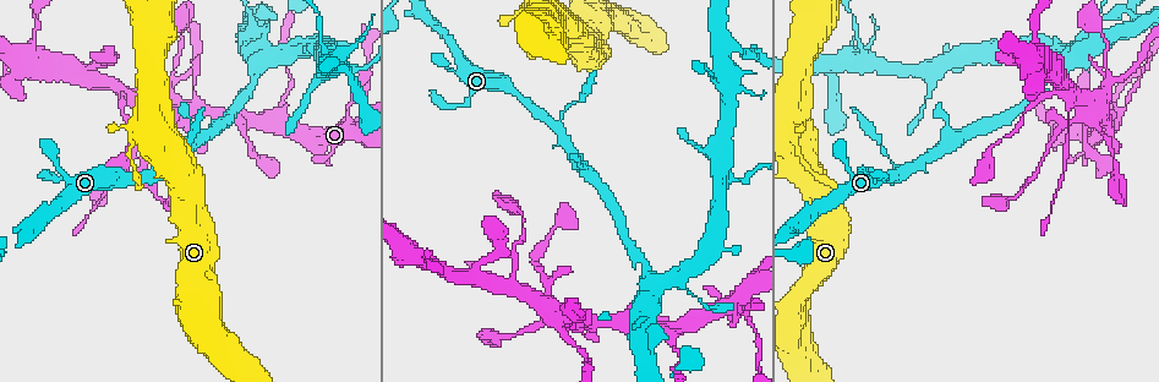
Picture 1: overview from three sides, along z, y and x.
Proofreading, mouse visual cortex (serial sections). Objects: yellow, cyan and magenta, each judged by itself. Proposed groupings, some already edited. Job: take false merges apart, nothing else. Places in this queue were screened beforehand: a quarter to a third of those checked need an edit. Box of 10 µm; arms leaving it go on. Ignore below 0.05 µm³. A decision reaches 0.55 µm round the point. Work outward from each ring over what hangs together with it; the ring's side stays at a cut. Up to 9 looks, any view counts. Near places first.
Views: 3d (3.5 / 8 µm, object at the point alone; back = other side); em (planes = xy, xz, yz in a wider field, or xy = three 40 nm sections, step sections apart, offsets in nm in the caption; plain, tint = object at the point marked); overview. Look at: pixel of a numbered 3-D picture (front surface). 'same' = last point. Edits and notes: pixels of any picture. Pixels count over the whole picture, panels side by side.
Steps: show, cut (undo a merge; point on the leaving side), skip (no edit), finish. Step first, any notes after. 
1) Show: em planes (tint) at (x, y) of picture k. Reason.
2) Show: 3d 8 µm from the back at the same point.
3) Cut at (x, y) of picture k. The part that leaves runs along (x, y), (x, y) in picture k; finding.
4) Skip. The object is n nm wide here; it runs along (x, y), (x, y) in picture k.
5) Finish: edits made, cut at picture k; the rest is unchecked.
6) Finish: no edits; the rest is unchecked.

Show: 3d 8 µm at (906, 171) of picture 1. Arms part here.

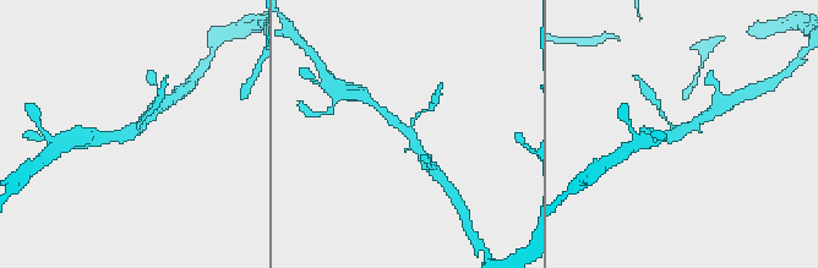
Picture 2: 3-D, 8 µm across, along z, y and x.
Show: em planes (tint) at the same point. 3 arms meet here; the arms are 100, 250, 300 nm wide; need the tissue.

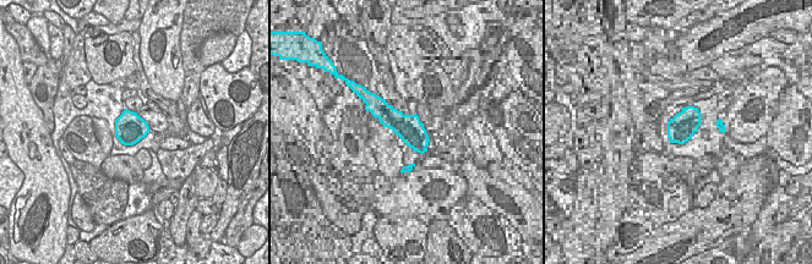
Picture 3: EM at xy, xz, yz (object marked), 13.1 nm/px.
Cut at (652, 96) of picture 2. The part that leaves runs along (671, 126), (648, 91) in picture 2; a second cell is stuck on.

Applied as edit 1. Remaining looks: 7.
Show: overview.

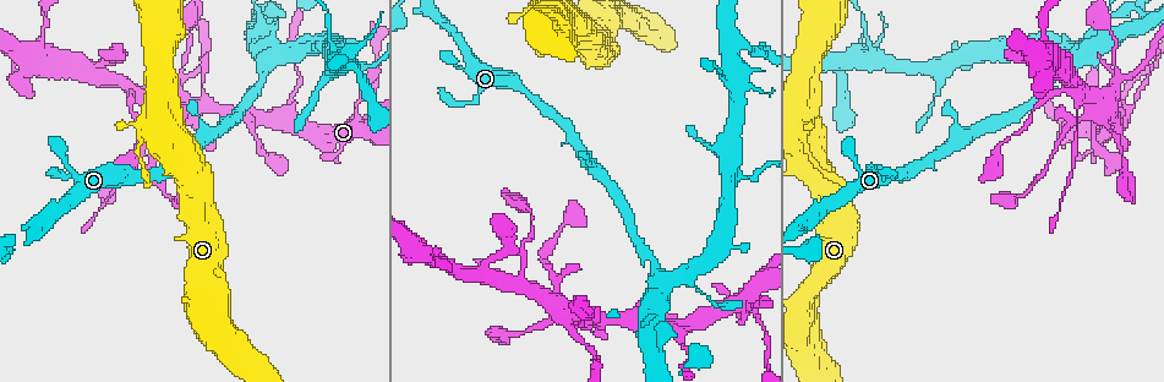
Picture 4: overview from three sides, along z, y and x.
Show: 3d 8 µm at (273, 62) of picture 4.

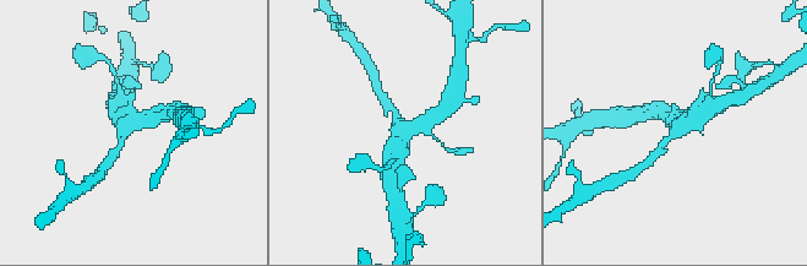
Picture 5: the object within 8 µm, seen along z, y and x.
Show: em xy step 5 (tint) at the same point. 4 arms meet here; the arms are 150, 200, 400, 450 nm wide; now the EM.

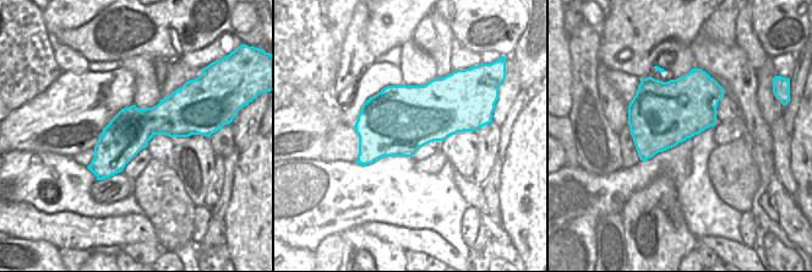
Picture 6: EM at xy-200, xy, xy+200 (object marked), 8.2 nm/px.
Skip. It runs along (195, 124), (139, 125), (92, 167) in picture 6; all the same cell.

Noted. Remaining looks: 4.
Show: 3d 3.5 µm at (1122, 121) of picture 4. A fork.

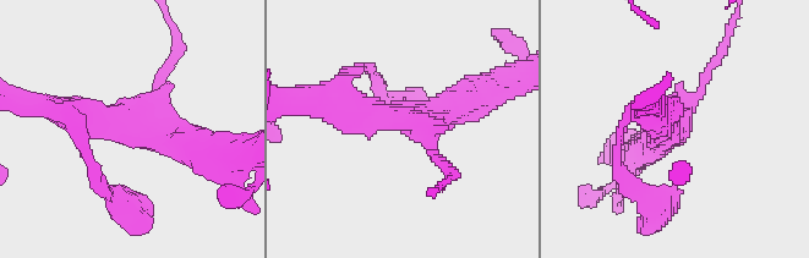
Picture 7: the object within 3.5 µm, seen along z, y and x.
Show: em xy step 5 (tint) at (144, 126) of picture 7. Need the tissue.

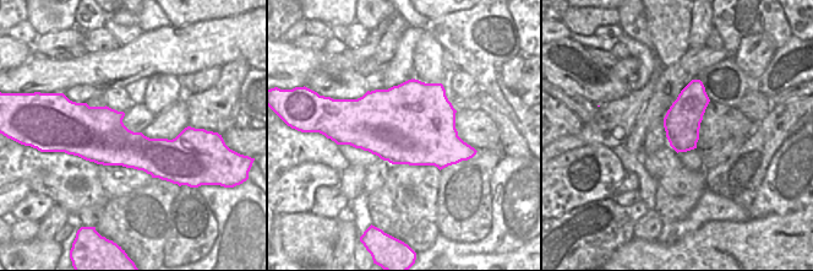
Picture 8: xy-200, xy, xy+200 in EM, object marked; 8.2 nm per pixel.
Skip. The object is 700 nm wide here; it runs along (214, 149), (105, 116), (67, 113) in picture 7; one cell here.

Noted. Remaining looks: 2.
Show: 3d 3.5 µm at (1076, 89) of picture 4. Small branch off a trunk.

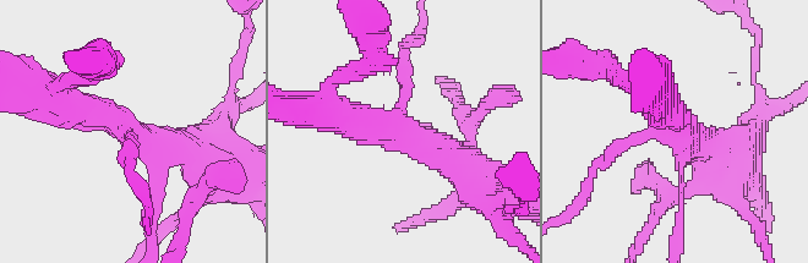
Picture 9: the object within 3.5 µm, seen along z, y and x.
Show: em xy step 3 (tint) at (397, 133) of picture 9.

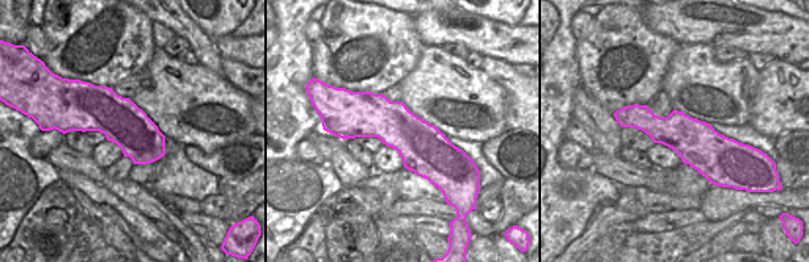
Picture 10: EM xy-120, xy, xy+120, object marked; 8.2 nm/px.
Skip. The arms are 100, 150, 350, 400 nm wide; it runs along (339, 121), (462, 156) in picture 10; all the same cell.

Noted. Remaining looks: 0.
Finish: edits made, cut at picture 2; the rest is unchecked.

